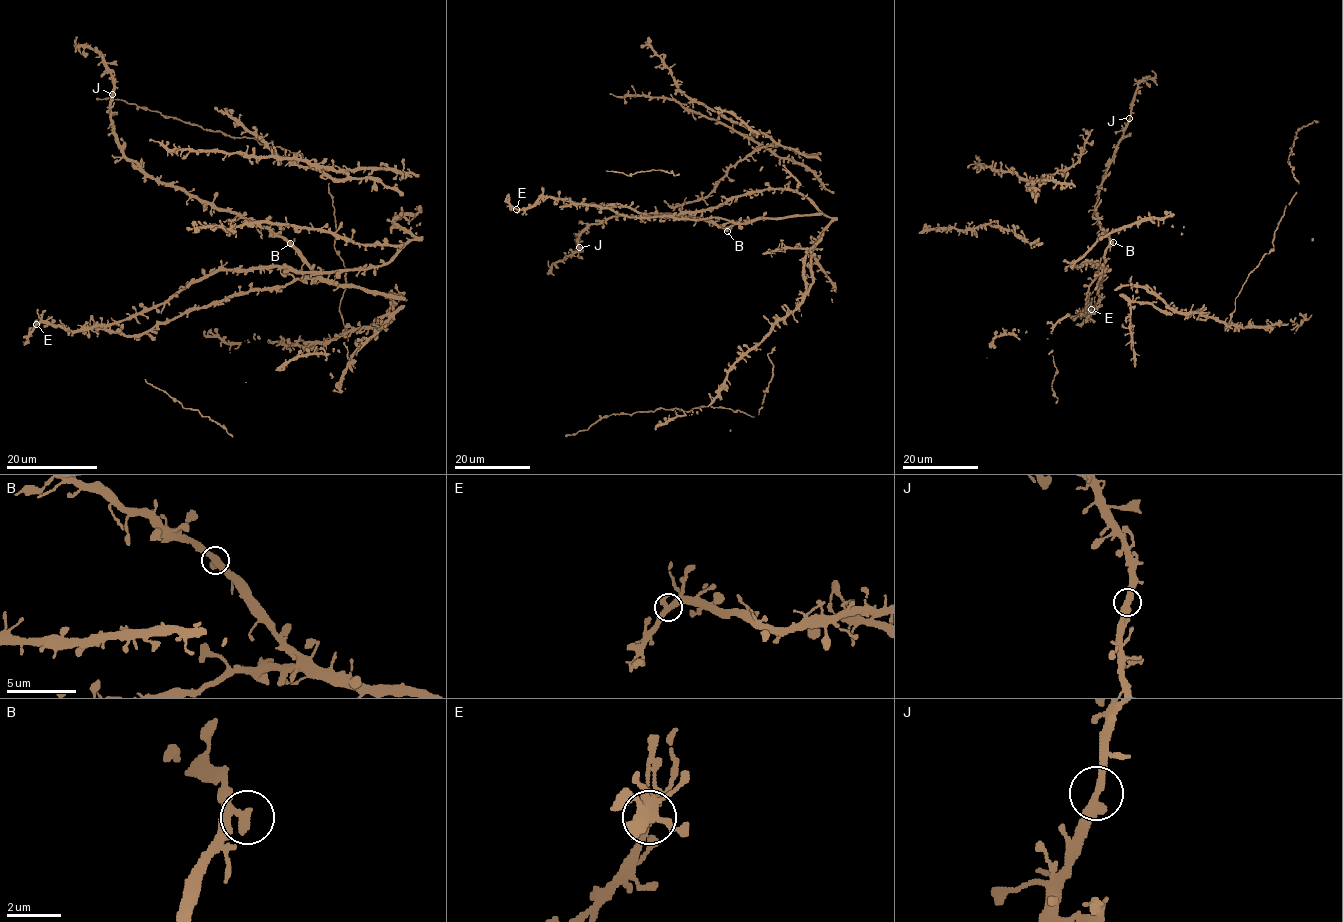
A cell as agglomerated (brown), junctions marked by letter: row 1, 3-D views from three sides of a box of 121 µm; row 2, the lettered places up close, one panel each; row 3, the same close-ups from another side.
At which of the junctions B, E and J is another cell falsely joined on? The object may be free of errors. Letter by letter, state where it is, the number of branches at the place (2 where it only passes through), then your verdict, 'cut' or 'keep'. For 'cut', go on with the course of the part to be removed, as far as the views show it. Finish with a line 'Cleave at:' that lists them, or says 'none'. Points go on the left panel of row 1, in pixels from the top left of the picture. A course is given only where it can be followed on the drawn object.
B: place (290, 243); branches 2; keep
E: place (36, 324); branches 2; keep
J: place (112, 94); branches 2; keep
Cleave at: none

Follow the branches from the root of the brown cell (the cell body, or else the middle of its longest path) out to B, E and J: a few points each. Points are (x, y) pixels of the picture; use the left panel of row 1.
B: (248, 291), (280, 288), (297, 279), (316, 276), (307, 260), (290, 243)
E: (248, 291), (190, 308), (134, 335), (109, 333), (102, 326), (65, 331), (49, 323), (36, 324)
J: (248, 291), (284, 287), (316, 273), (266, 228), (157, 183), (131, 161), (110, 117), (113, 94)

